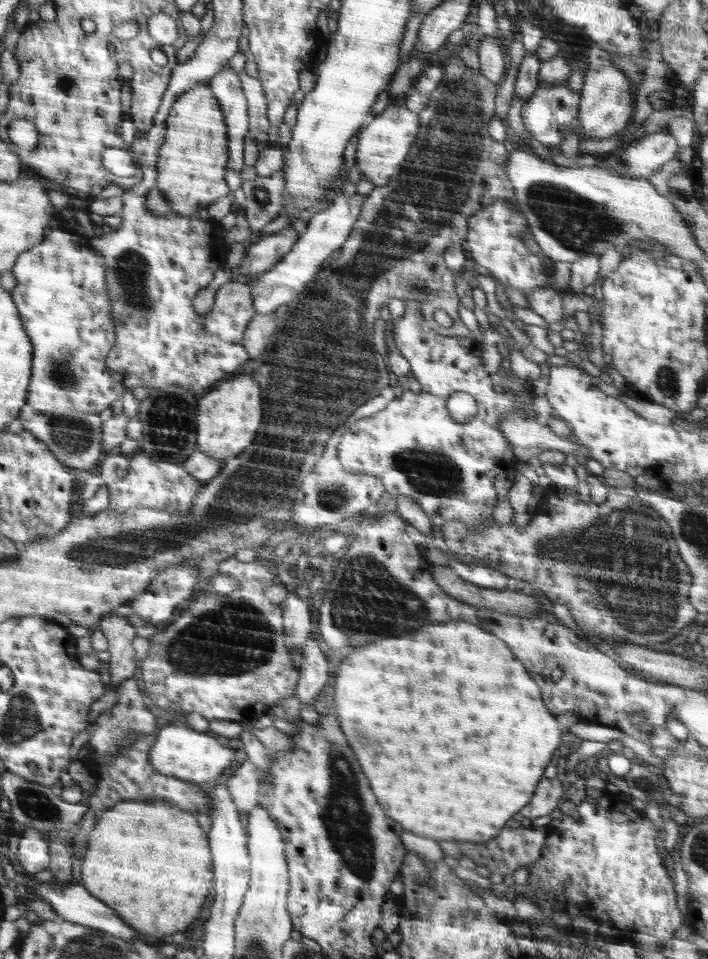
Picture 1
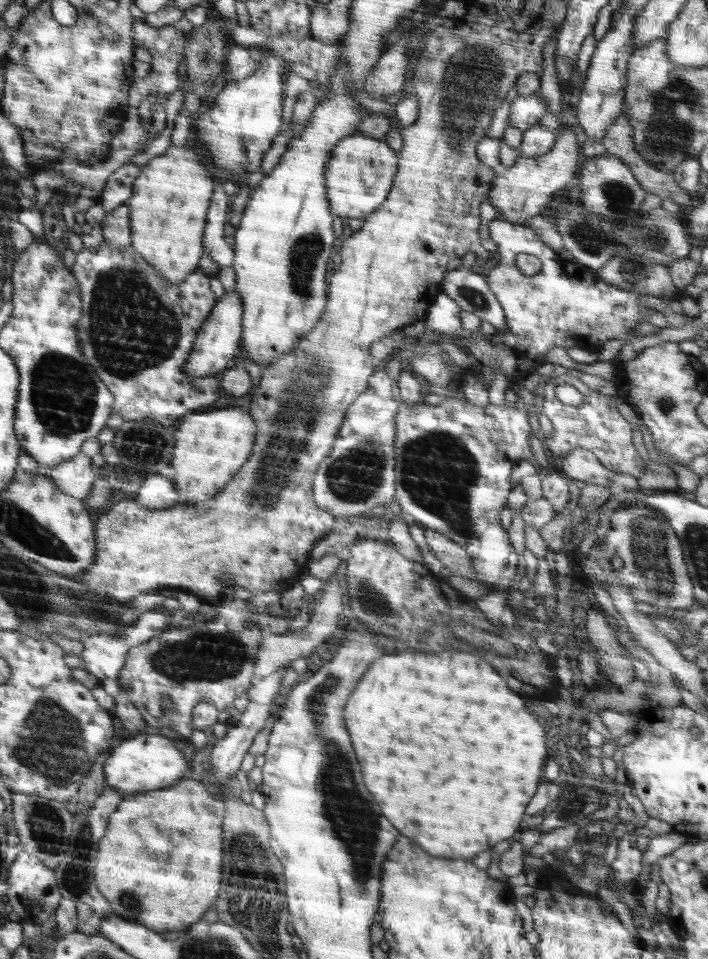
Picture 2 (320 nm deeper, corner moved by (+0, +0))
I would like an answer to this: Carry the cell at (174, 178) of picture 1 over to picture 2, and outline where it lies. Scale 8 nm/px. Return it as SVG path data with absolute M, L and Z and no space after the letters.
M170 146L162 155L150 159L144 166L133 186L133 196L126 204L130 209L131 246L149 262L150 266L161 271L168 283L180 285L190 273L199 268L198 260L203 253L202 237L206 222L210 196L214 192L212 174L206 164L190 148Z

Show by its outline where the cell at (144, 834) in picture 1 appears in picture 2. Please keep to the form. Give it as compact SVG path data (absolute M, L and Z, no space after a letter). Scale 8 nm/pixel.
M182 778L180 782L172 788L160 789L142 793L141 795L128 796L122 800L116 811L110 814L106 828L106 833L100 840L97 861L93 868L95 883L97 889L102 892L102 896L110 902L112 912L116 912L118 916L130 918L130 922L142 922L142 926L150 926L150 930L182 930L194 922L198 922L202 918L202 914L214 904L214 900L218 898L218 890L220 890L220 870L222 870L222 822L216 816L216 808L214 808L214 798L212 794L204 788L204 784L192 778Z

